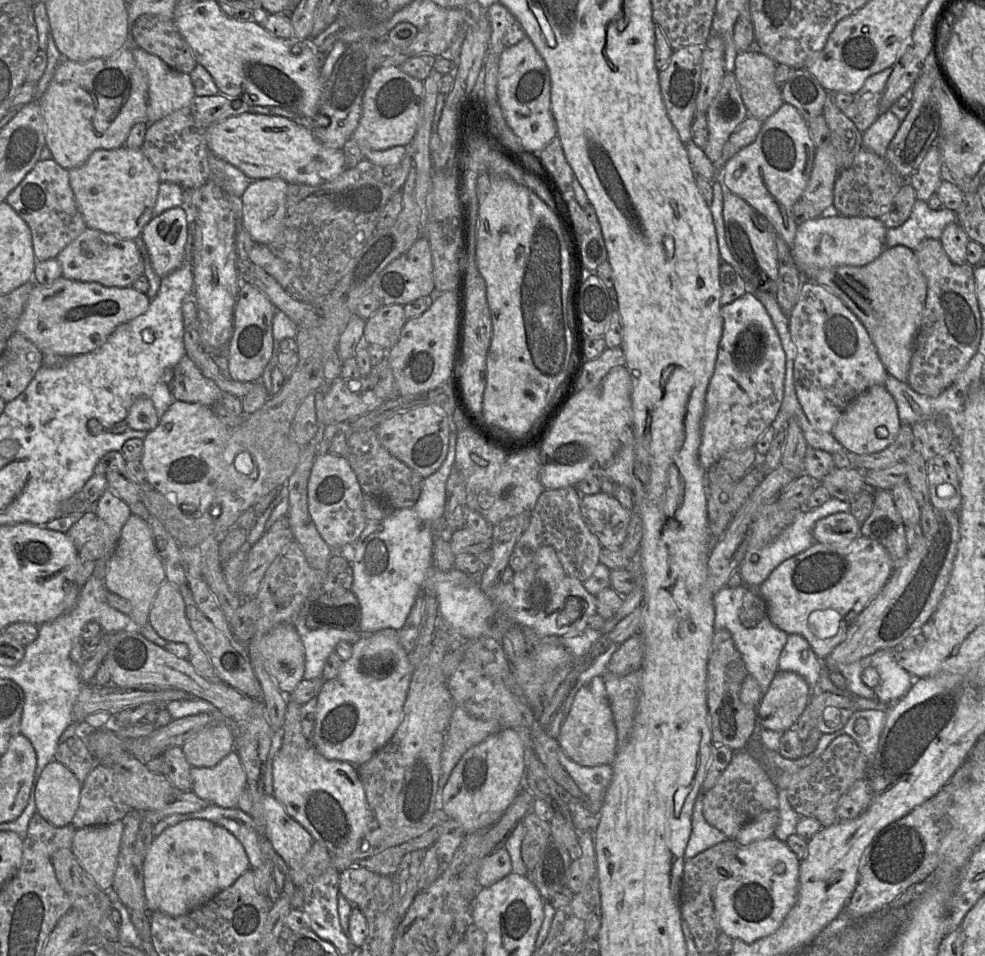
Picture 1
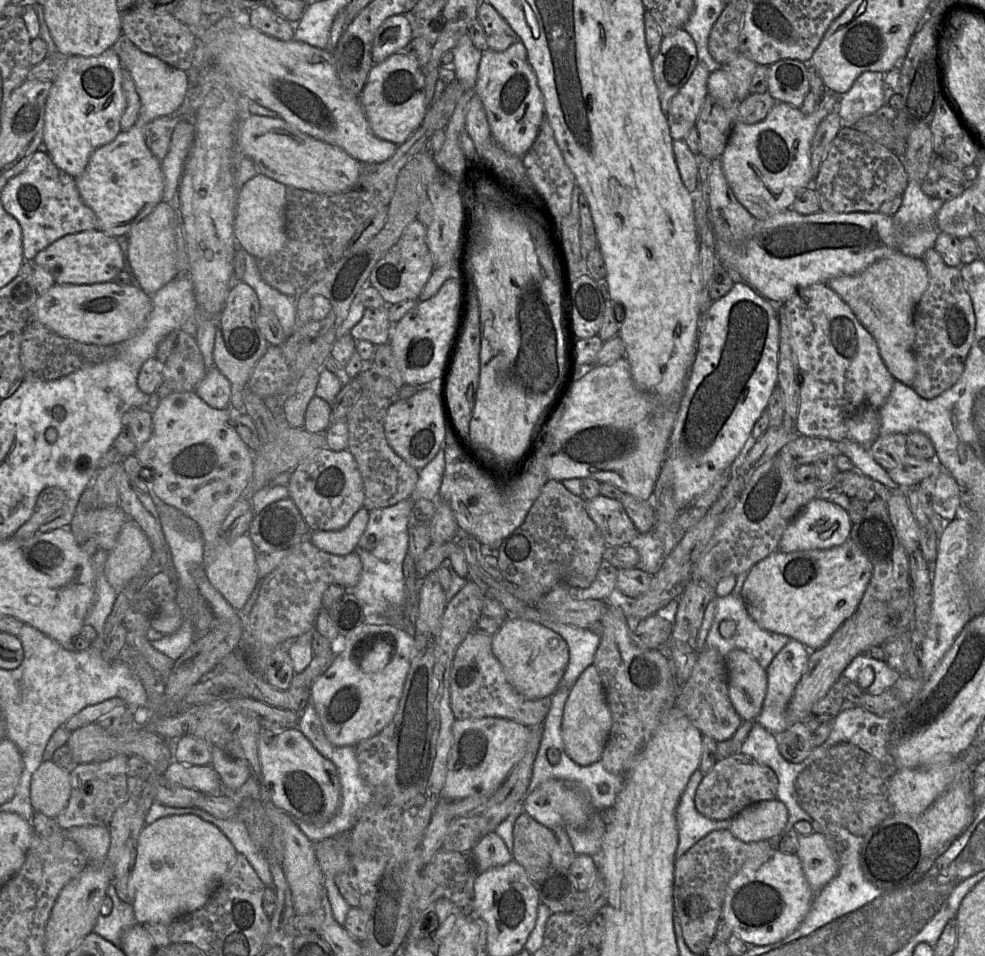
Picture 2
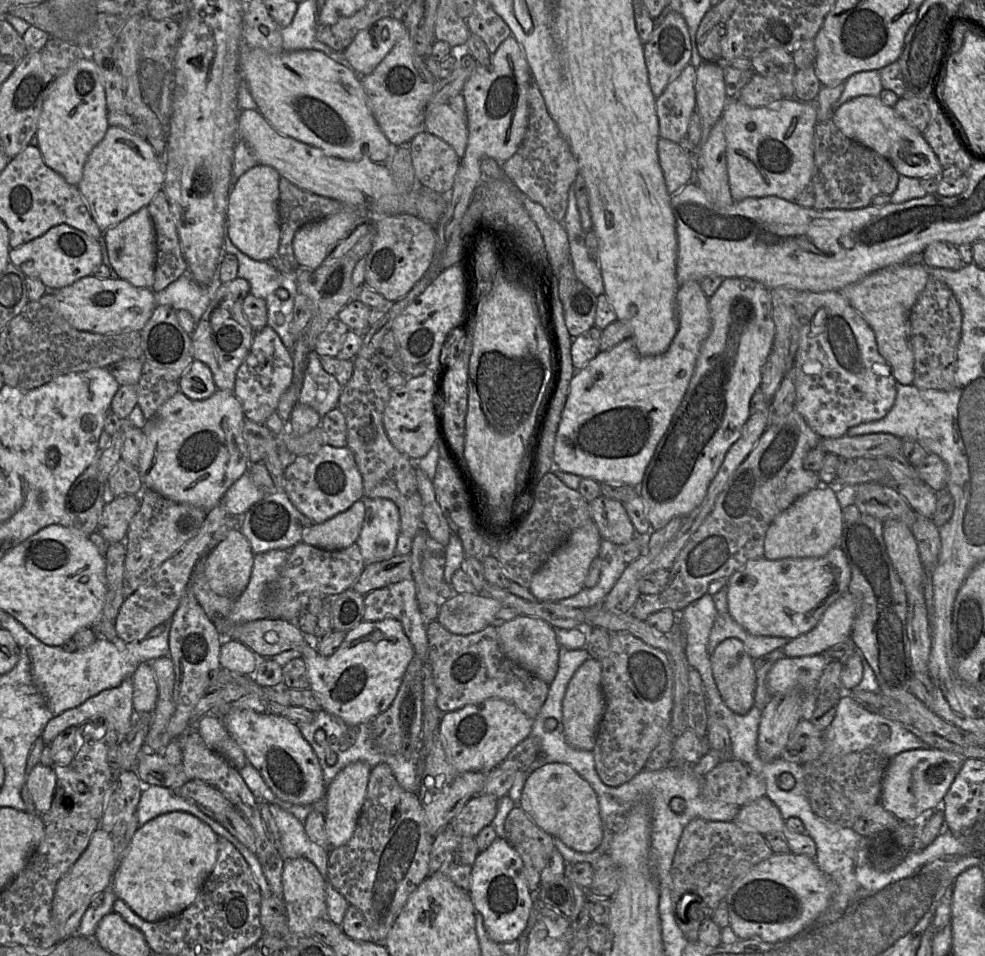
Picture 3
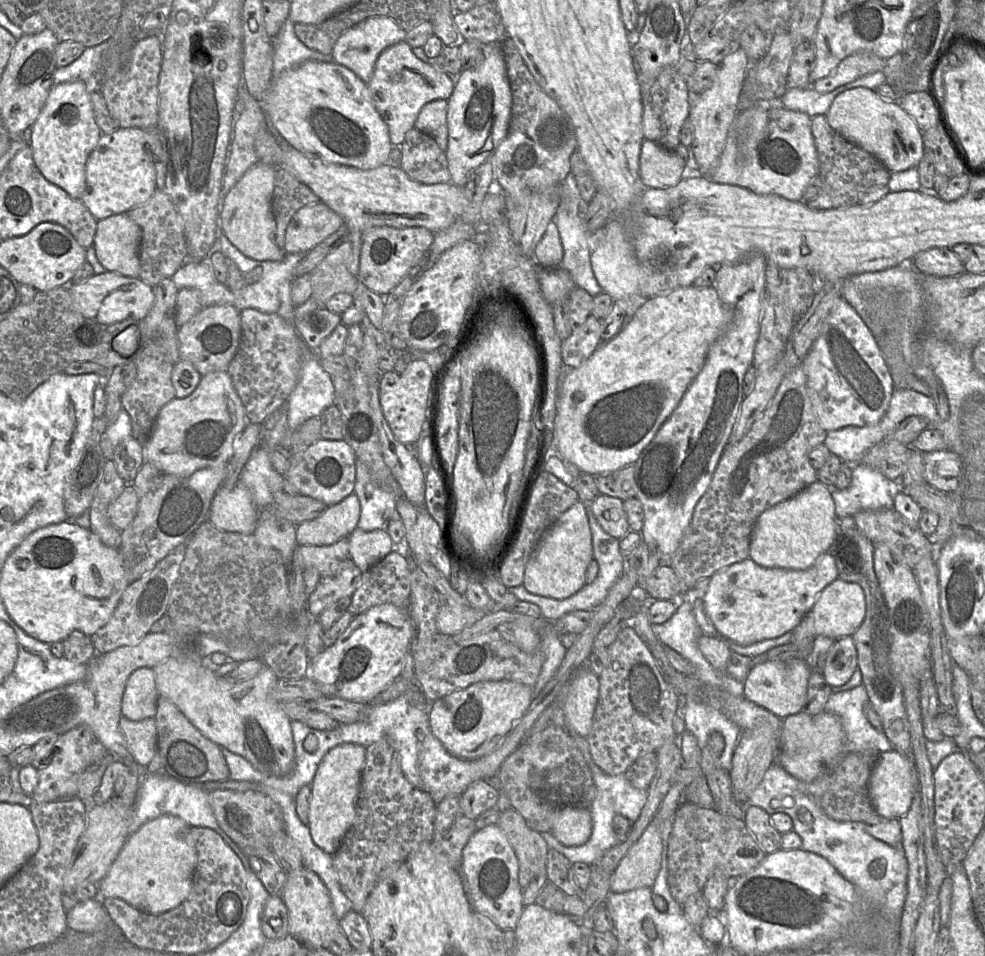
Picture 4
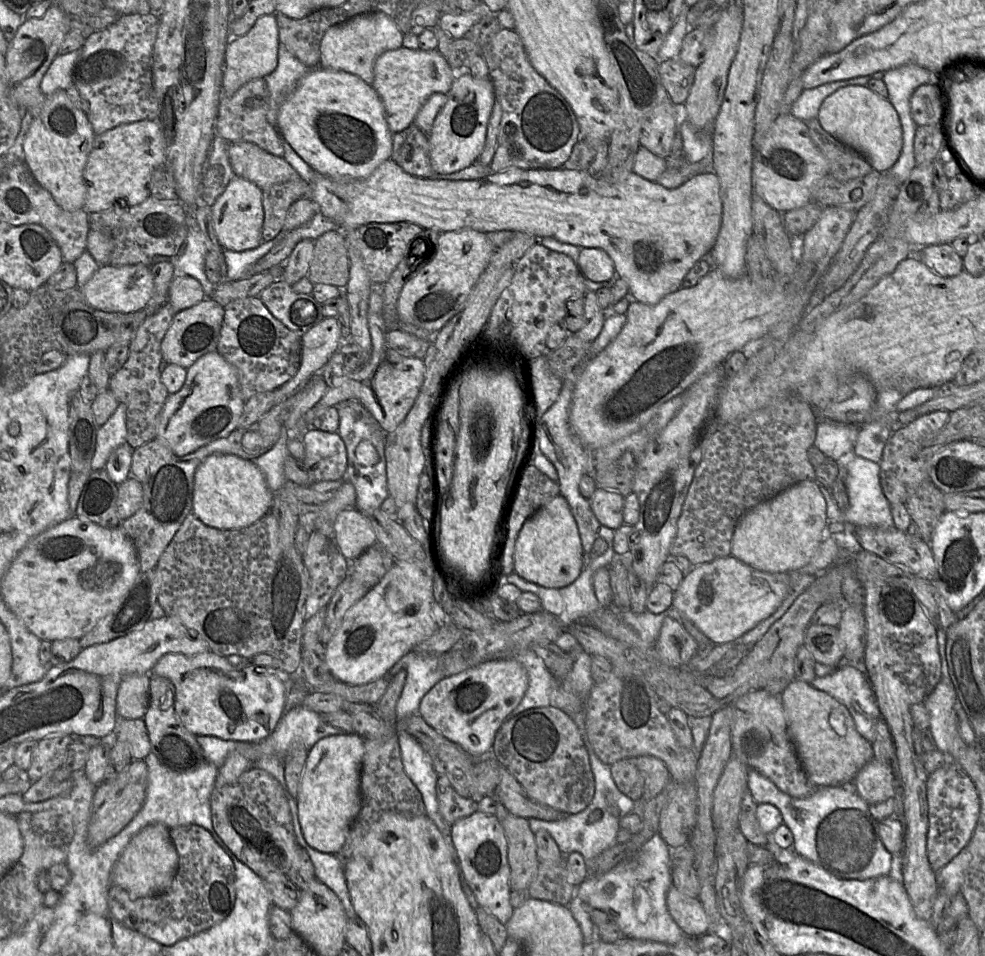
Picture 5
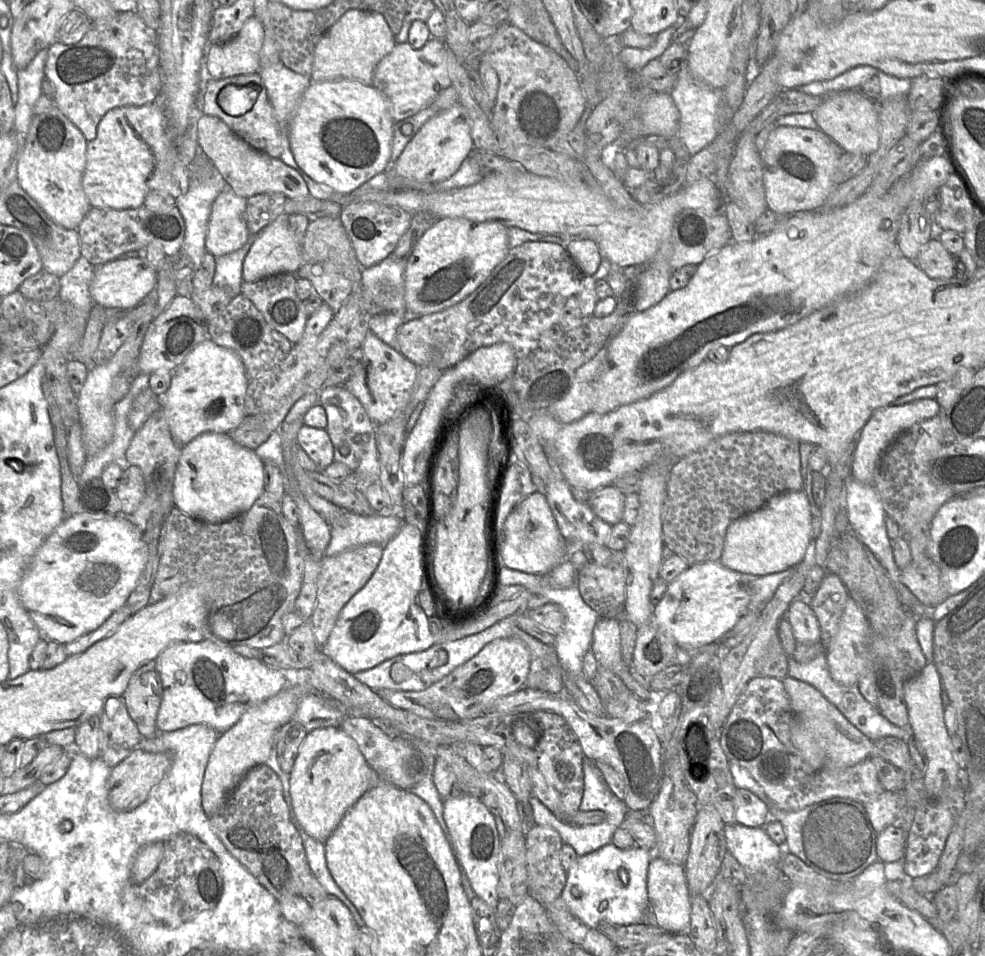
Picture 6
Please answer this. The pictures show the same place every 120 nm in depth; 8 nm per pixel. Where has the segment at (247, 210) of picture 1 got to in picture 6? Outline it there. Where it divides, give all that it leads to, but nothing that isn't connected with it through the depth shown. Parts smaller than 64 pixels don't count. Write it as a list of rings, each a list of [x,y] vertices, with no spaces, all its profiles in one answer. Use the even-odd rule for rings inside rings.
[[[230,188],[220,192],[214,200],[208,223],[205,247],[206,251],[216,258],[237,251],[245,245],[250,236],[253,236],[248,231],[244,220],[246,203],[247,198],[237,195]]]

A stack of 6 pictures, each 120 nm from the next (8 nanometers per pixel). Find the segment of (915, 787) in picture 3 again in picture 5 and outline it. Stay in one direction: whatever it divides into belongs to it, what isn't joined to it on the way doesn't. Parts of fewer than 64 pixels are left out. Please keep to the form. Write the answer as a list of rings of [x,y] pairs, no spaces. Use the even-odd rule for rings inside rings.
[[[873,758],[857,774],[854,786],[867,804],[886,801],[898,793],[897,778],[891,766]]]

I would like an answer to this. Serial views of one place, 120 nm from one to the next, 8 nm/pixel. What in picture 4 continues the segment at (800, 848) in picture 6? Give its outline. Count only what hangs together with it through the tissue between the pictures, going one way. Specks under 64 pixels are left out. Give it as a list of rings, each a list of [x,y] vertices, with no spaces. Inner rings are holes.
[[[779,763],[772,765],[763,775],[763,778],[761,782],[756,786],[756,788],[753,790],[750,798],[749,798],[749,804],[758,806],[765,810],[769,815],[772,815],[774,813],[778,812],[784,812],[788,814],[792,820],[793,820],[793,830],[802,838],[802,848],[801,850],[809,851],[815,854],[820,855],[821,857],[825,858],[844,878],[846,878],[848,881],[850,881],[854,886],[856,887],[857,892],[859,893],[861,899],[867,903],[872,909],[875,909],[879,913],[879,918],[878,918],[878,926],[879,928],[894,928],[898,931],[899,933],[899,938],[900,938],[900,927],[901,927],[901,919],[902,919],[902,913],[903,913],[903,906],[906,898],[906,893],[907,893],[907,874],[908,874],[908,864],[907,860],[905,858],[903,850],[898,847],[893,847],[885,842],[875,838],[874,836],[870,835],[866,829],[865,829],[865,823],[864,822],[843,822],[843,821],[837,821],[834,819],[829,818],[824,811],[822,810],[820,800],[821,796],[823,793],[827,790],[829,787],[829,784],[826,779],[822,778],[819,779],[816,782],[803,782],[798,780],[796,777],[791,775],[789,772],[787,772],[783,766],[781,766]],[[777,795],[787,795],[791,796],[794,799],[794,805],[792,807],[779,807],[779,808],[773,808],[771,806],[771,801],[773,798],[775,798]]]

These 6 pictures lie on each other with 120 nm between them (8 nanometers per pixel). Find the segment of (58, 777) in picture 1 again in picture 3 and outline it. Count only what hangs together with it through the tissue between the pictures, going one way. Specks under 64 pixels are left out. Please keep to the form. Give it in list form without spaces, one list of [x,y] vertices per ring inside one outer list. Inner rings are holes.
[[[38,763],[28,772],[26,787],[40,814],[48,812],[51,808],[56,781],[53,766]]]

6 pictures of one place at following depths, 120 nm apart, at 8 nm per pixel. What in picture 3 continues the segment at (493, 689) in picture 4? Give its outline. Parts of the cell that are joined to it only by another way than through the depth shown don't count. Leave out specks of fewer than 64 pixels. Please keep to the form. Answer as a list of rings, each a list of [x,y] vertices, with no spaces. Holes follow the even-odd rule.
[[[488,699],[442,713],[439,724],[446,757],[461,772],[492,770],[531,732],[532,719],[514,704],[502,699]]]

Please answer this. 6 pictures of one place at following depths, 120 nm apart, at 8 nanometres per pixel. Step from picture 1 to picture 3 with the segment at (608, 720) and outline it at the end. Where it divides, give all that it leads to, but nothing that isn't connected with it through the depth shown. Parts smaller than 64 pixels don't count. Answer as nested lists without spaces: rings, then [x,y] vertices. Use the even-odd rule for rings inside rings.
[[[589,658],[570,680],[563,700],[563,726],[567,743],[573,748],[593,751],[598,727],[605,711],[602,691],[602,667],[599,660]]]

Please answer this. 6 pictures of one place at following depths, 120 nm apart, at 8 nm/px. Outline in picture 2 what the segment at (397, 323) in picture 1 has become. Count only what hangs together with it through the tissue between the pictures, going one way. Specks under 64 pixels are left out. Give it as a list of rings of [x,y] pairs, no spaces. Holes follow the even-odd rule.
[[[388,305],[377,308],[365,308],[362,319],[351,329],[350,334],[355,340],[367,340],[379,346],[389,343],[391,325]]]

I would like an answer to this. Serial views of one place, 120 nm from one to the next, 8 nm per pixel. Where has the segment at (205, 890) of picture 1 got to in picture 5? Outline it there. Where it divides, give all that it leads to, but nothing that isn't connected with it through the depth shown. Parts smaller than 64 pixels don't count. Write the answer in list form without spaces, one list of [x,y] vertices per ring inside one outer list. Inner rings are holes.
[[[162,823],[150,824],[138,832],[123,850],[113,867],[111,886],[119,886],[131,896],[140,898],[163,893],[172,885],[178,861],[170,829]]]

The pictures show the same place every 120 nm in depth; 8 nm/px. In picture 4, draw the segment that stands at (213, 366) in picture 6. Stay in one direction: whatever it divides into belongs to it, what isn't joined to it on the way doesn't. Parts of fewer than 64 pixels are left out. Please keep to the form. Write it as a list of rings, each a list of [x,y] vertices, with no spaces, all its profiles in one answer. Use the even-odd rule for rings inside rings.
[[[227,371],[202,376],[197,388],[186,398],[174,397],[159,411],[151,436],[143,448],[144,460],[167,474],[188,477],[194,472],[225,465],[234,454],[233,444],[248,421],[245,410]]]

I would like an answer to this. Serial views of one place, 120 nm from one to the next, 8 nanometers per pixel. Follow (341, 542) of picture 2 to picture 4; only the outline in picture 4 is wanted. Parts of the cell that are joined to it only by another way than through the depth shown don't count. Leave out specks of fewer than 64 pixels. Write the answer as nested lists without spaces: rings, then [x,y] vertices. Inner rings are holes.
[[[355,493],[341,502],[327,506],[317,518],[296,525],[296,539],[301,545],[331,545],[347,538],[360,520],[361,505]]]

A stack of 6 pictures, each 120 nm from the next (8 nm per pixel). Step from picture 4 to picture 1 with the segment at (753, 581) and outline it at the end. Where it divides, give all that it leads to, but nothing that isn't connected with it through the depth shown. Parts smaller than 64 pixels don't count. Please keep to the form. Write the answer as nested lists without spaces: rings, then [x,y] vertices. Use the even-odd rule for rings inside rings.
[[[860,535],[847,546],[814,543],[807,550],[783,561],[757,588],[767,605],[767,615],[780,630],[803,636],[815,654],[825,659],[835,647],[842,643],[850,625],[859,613],[877,596],[889,580],[894,565],[887,550],[879,542]]]

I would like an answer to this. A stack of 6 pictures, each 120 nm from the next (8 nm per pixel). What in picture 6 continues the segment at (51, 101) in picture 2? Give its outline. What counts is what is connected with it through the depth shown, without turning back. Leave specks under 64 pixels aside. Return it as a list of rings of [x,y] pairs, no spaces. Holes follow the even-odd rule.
[[[54,105],[33,117],[18,161],[18,184],[55,223],[67,229],[77,229],[92,208],[82,186],[87,144],[83,133]]]

